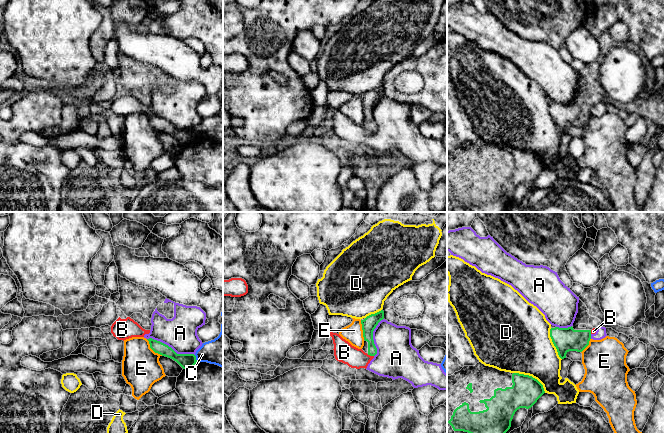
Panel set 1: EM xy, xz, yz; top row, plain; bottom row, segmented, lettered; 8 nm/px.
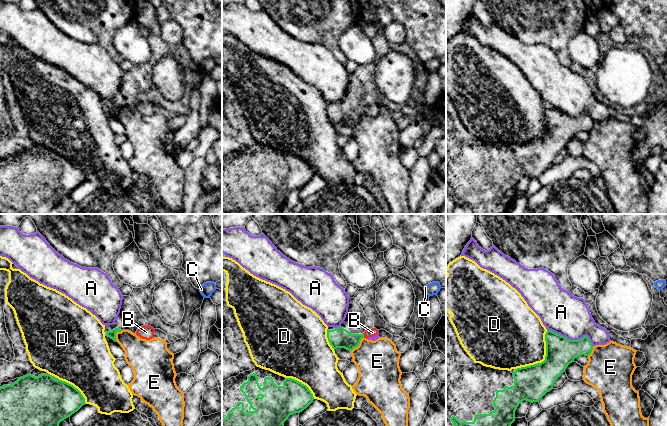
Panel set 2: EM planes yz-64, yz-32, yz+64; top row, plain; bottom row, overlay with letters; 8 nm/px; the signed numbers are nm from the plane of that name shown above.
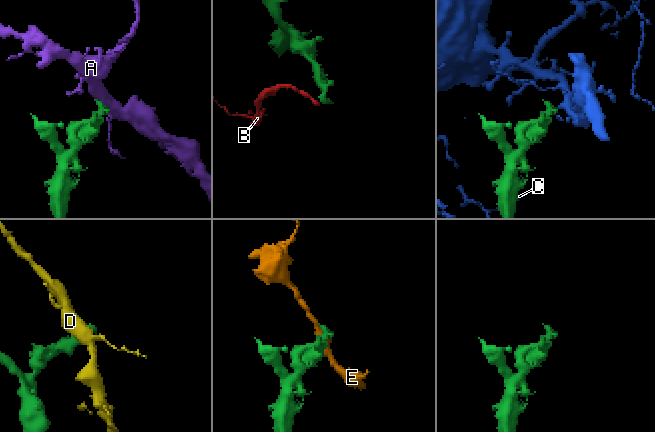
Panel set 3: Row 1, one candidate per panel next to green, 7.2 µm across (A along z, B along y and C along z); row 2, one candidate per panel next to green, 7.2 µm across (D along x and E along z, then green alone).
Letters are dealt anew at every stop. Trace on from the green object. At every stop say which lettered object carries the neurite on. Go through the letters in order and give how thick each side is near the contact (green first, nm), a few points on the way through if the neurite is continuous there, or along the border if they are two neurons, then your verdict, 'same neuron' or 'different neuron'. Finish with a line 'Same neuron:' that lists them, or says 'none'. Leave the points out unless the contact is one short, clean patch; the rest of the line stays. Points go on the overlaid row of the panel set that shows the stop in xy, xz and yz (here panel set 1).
A: 110/280 nm | different neuron
B: 110/170 nm | along xz (367, 354), (373, 356) | different neuron
C: 110/240 nm | along xy (194, 355), (197, 361) | different neuron
D: 240/440 nm | different neuron
E: 100/300 nm | along xy (146, 339), (149, 346), (155, 352), (162, 355) | different neuron
Same neuron: none

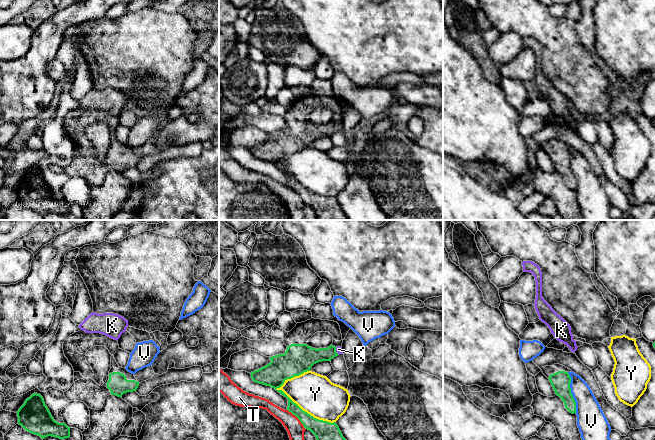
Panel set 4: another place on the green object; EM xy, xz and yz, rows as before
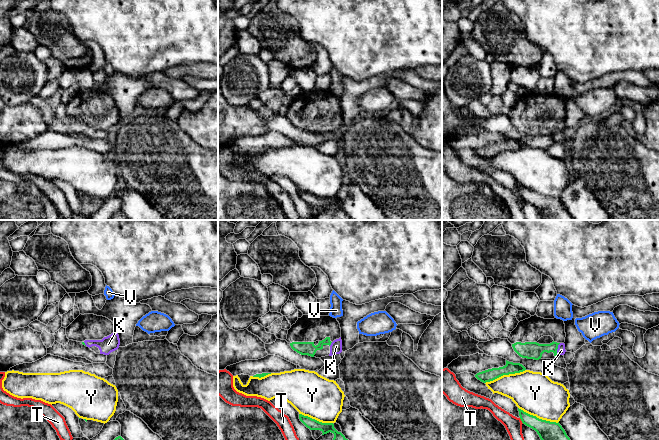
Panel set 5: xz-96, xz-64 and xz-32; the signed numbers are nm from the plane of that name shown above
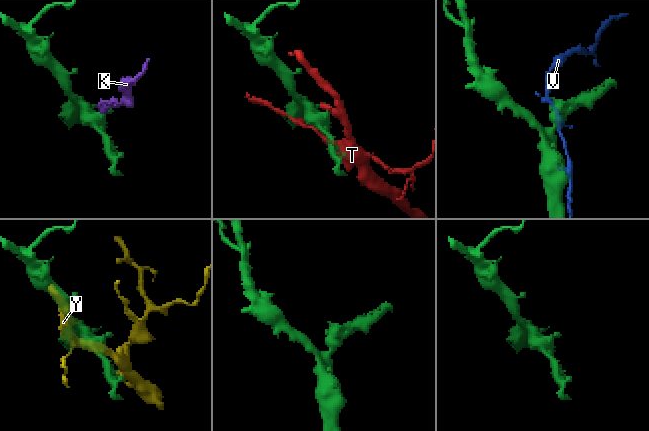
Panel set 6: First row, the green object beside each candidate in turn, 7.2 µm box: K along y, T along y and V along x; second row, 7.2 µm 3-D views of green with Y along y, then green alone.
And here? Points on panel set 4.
K: 180/50 nm | same neuron
T: 160/140 nm | different neuron
V: 160/220 nm | different neuron
Y: 160/320 nm | different neuron
Same neuron: K

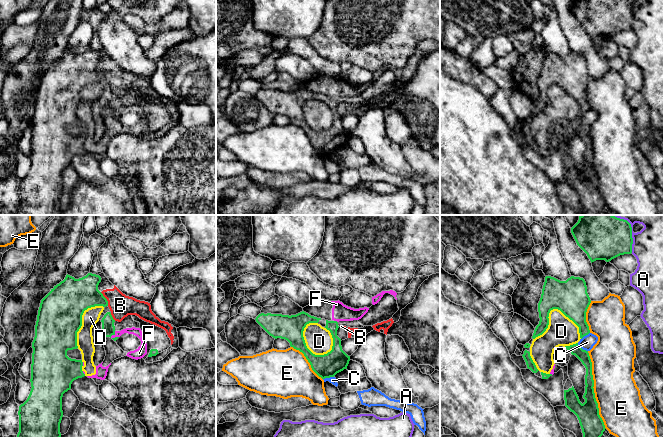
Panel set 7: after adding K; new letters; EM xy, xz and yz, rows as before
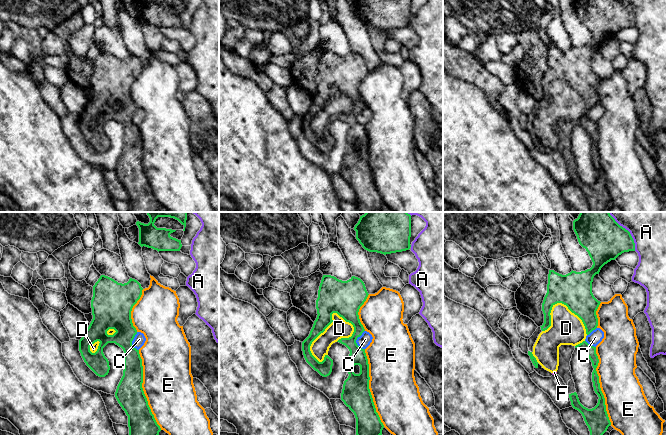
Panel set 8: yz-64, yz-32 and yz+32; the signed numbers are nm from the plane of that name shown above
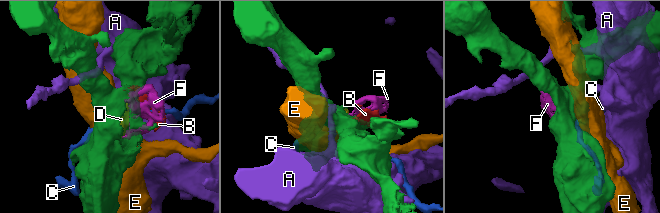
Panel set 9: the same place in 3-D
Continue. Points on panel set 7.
A: 380/380 nm | different neuron
B: 280/190 nm | different neuron
C: 90/110 nm | different neuron
D: 200/220 nm | different neuron
E: 180/360 nm | different neuron
F: 110/80 nm | different neuron
Same neuron: none

